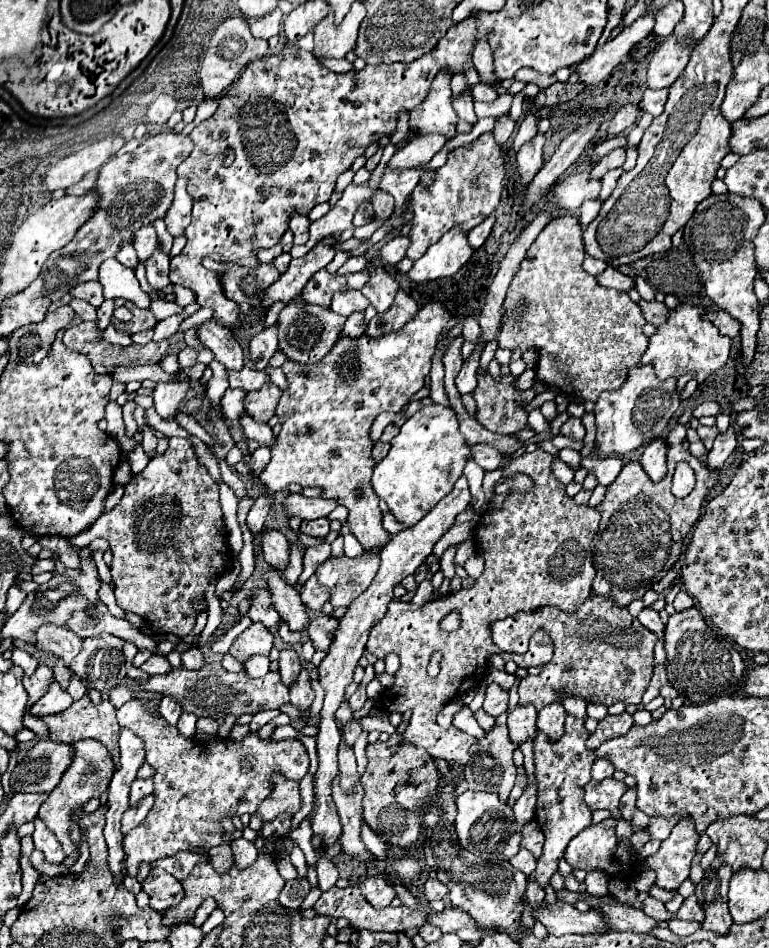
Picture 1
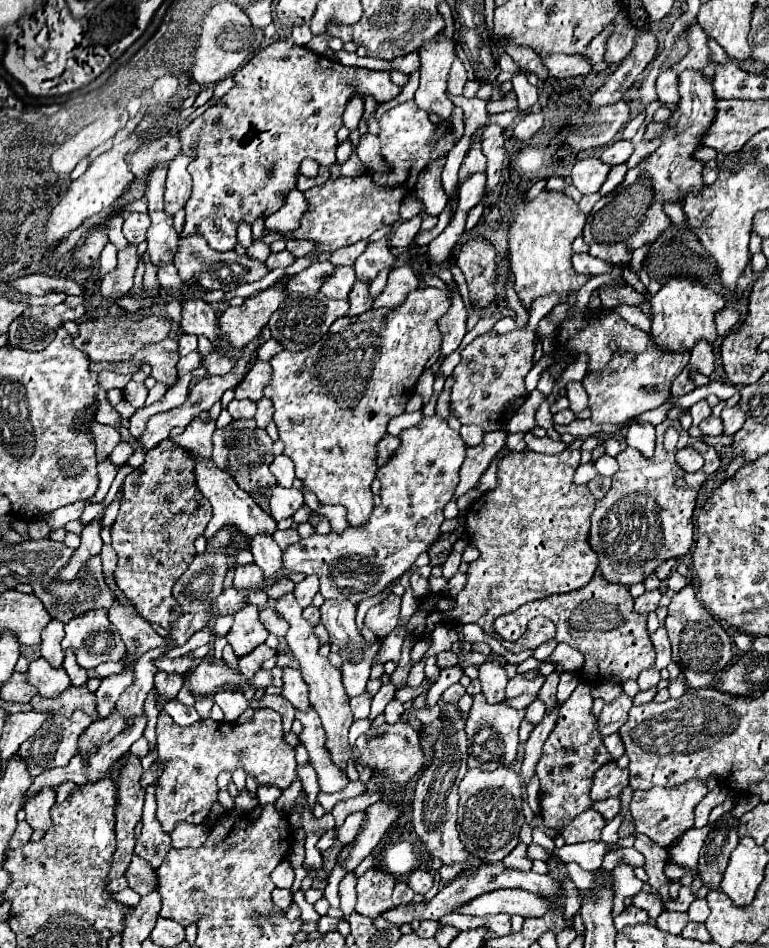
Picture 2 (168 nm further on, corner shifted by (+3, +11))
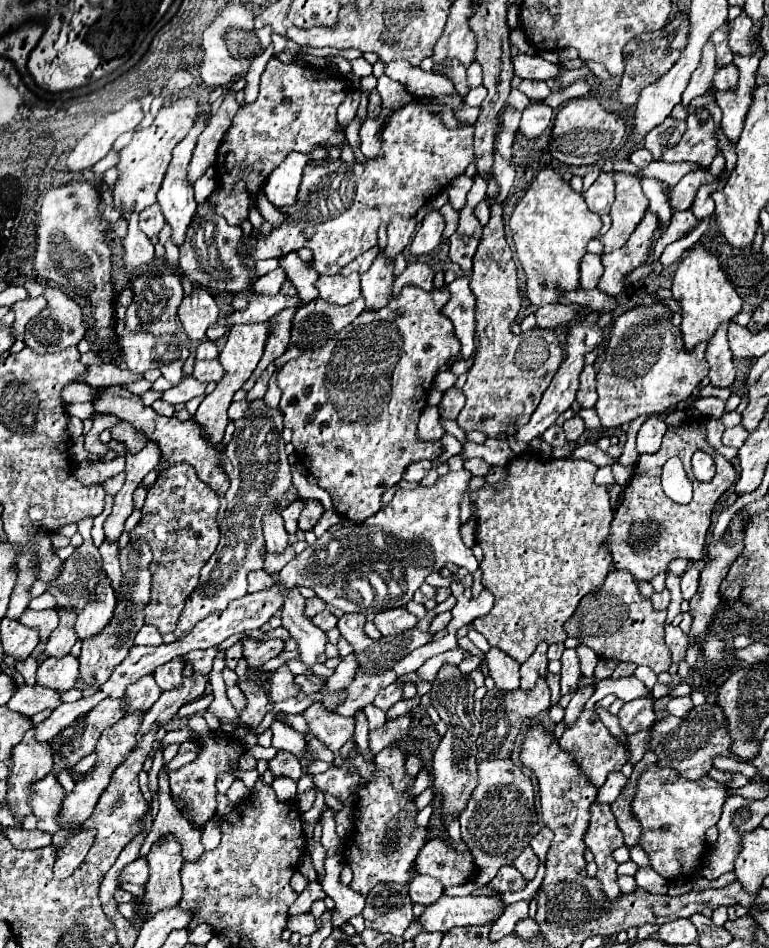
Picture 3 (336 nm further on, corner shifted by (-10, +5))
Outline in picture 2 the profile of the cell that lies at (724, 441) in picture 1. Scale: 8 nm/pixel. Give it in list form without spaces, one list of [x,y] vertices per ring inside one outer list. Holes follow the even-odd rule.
[[[738,405],[736,407],[724,407],[720,417],[724,421],[724,435],[734,435],[744,423],[744,411]]]

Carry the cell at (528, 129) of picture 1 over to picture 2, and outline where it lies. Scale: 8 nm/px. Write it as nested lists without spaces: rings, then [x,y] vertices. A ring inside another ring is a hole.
[[[514,75],[512,77],[512,85],[514,91],[518,95],[518,107],[520,107],[520,115],[526,117],[530,113],[530,107],[538,101],[538,91],[534,85],[528,83],[526,75]]]

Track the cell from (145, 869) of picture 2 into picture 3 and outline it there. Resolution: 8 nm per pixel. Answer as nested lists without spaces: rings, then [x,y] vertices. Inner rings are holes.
[[[135,859],[119,873],[119,889],[129,891],[135,897],[143,895],[143,889],[149,879],[149,865],[145,859]]]

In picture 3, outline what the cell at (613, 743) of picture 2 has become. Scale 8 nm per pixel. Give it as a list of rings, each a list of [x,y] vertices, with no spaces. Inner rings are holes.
[[[651,729],[649,731],[637,731],[635,735],[629,735],[629,753],[631,763],[639,763],[647,751],[647,743],[651,741]]]

